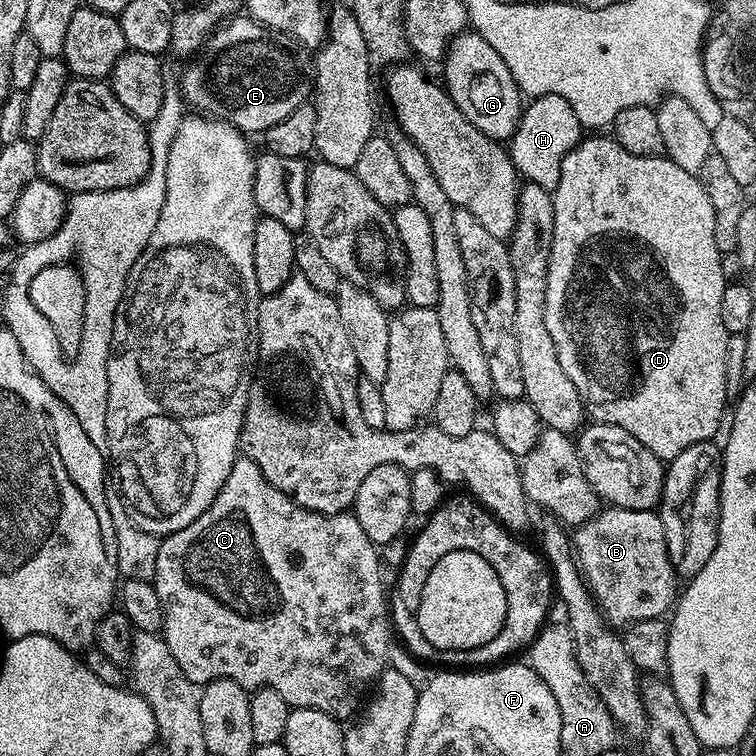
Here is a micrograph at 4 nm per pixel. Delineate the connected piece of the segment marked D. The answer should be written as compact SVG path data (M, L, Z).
M592 134L589 136L592 137L589 140L588 137L581 139L580 143L575 144L566 154L566 158L562 158L558 186L552 192L554 234L552 235L550 266L548 267L548 277L546 278L546 302L544 303L546 327L550 330L550 338L554 338L554 350L558 350L558 362L562 362L562 370L566 370L566 374L570 377L570 382L574 382L574 386L578 386L578 394L582 394L591 419L602 424L622 426L622 430L626 430L626 434L634 434L634 438L638 438L638 442L642 442L646 446L646 450L653 452L661 462L667 462L678 458L678 454L682 454L682 450L686 450L686 446L694 446L694 442L713 439L717 435L715 432L719 430L720 423L722 423L721 428L725 423L726 409L730 404L730 397L726 394L726 346L728 345L730 333L726 330L726 326L722 326L722 294L724 293L725 281L722 274L722 262L720 261L722 253L720 253L718 245L714 242L714 206L710 206L710 198L706 198L706 190L702 186L699 175L682 170L682 166L678 166L672 160L669 160L667 156L630 154L630 150L622 147L611 135Z

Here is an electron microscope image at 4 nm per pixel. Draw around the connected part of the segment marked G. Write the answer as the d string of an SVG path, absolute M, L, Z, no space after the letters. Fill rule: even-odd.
M465 30L452 39L442 61L444 67L443 87L449 98L462 110L462 114L482 134L492 140L511 141L520 121L522 93L514 82L506 62L498 58L498 50L486 42L474 30Z

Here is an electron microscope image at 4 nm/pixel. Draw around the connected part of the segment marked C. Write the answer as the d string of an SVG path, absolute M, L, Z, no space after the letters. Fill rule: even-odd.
M237 455L234 466L214 502L190 526L163 537L158 550L158 566L154 566L152 583L156 585L158 602L162 602L164 626L162 635L166 646L170 646L170 654L174 654L174 662L182 666L182 674L190 678L197 686L209 684L212 680L233 680L238 686L249 690L269 688L278 690L282 698L286 698L289 709L313 708L330 714L341 722L355 717L361 707L359 696L373 687L374 681L388 664L388 648L394 640L394 629L390 623L390 604L384 601L386 588L380 583L381 559L377 545L366 538L366 530L358 522L351 511L345 510L333 516L323 516L317 512L298 506L289 496L282 494L258 470L258 466L250 457Z

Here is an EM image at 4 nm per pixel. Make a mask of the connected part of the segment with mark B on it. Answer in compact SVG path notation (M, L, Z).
M615 506L605 507L603 510L596 513L594 518L590 518L586 523L579 525L575 529L572 536L572 546L576 553L576 563L580 566L580 573L584 575L584 580L588 583L588 588L592 591L592 596L596 600L596 605L599 606L600 611L604 613L605 621L611 627L617 630L627 629L629 624L637 624L640 620L659 620L673 607L674 601L678 596L678 577L675 568L672 567L672 559L668 553L668 546L666 544L666 530L662 526L659 515L655 511L649 510L643 512L642 510L626 510L625 508L618 508Z

